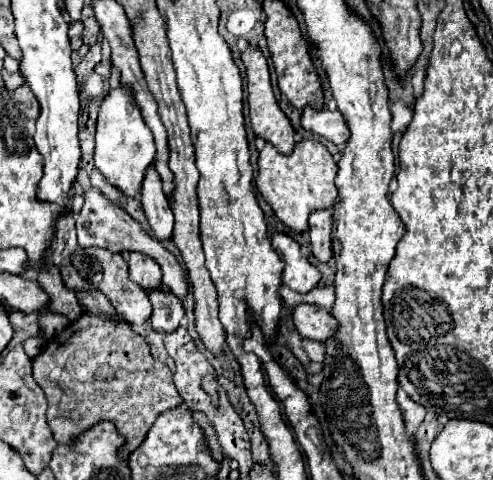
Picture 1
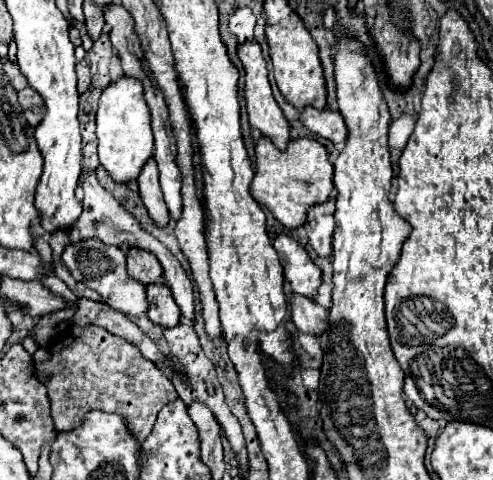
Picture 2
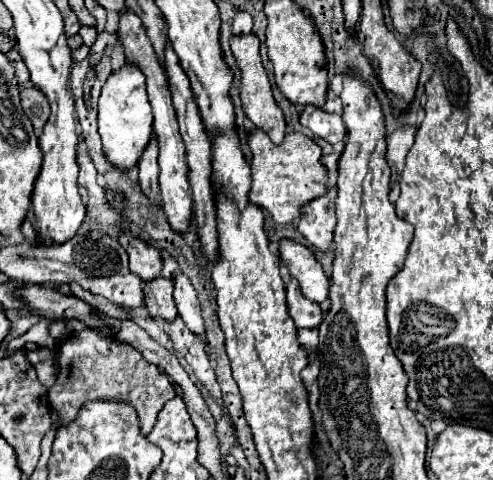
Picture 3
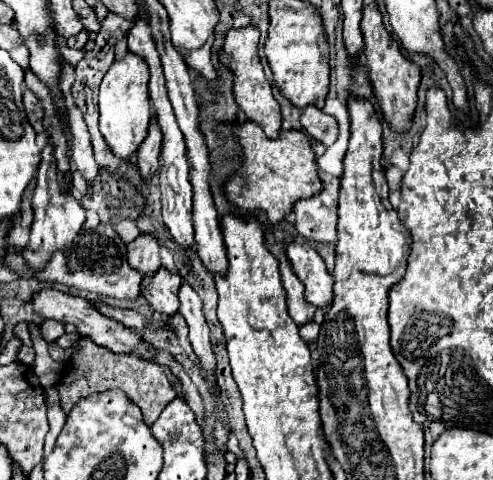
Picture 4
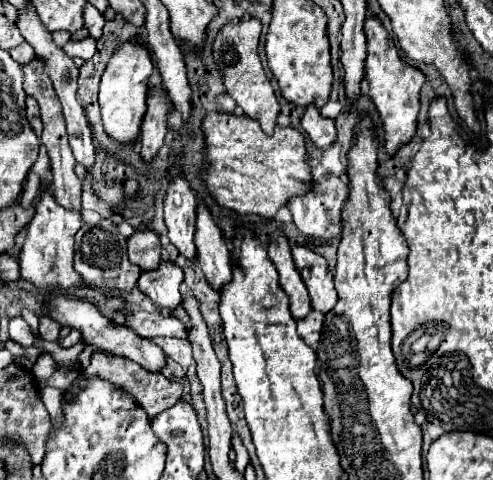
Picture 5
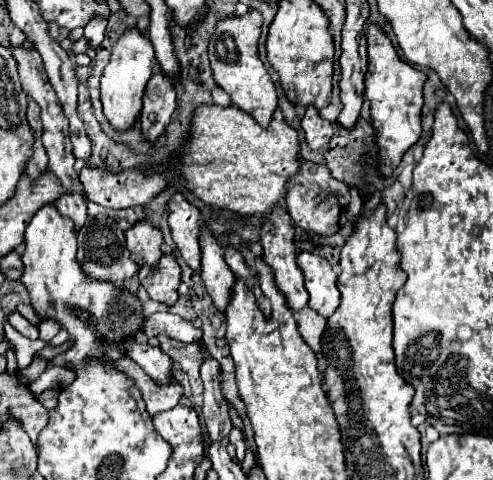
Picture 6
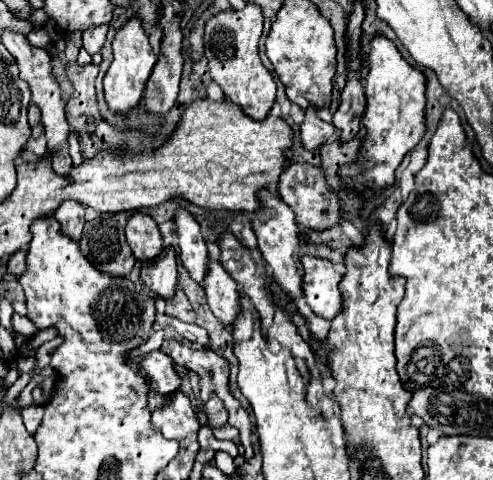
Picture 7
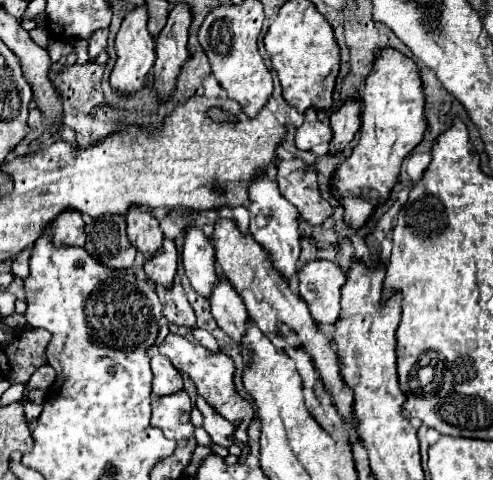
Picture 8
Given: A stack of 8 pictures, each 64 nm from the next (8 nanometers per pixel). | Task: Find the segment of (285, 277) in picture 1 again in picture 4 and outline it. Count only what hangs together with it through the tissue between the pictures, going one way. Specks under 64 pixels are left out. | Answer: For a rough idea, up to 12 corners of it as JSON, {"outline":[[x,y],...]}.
{"outline":[[288,244],[288,262],[318,308],[332,302],[332,276],[310,244]]}

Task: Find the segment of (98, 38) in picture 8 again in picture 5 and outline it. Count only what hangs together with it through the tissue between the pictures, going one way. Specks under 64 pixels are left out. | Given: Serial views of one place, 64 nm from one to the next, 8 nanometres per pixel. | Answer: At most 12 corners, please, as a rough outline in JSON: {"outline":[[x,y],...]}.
{"outline":[[84,6],[84,28],[100,38],[104,16],[92,6]]}

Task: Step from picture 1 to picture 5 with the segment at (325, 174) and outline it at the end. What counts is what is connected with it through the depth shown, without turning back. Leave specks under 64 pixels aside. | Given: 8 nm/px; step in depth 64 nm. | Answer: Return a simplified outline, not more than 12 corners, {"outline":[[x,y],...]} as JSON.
{"outline":[[248,116],[204,122],[214,200],[274,218],[312,188],[306,140]]}

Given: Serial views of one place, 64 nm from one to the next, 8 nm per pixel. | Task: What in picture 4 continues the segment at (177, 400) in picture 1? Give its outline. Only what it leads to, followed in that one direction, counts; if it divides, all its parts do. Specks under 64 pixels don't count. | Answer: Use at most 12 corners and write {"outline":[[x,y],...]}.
{"outline":[[80,336],[56,384],[66,414],[120,388],[152,426],[178,396],[162,366]]}

